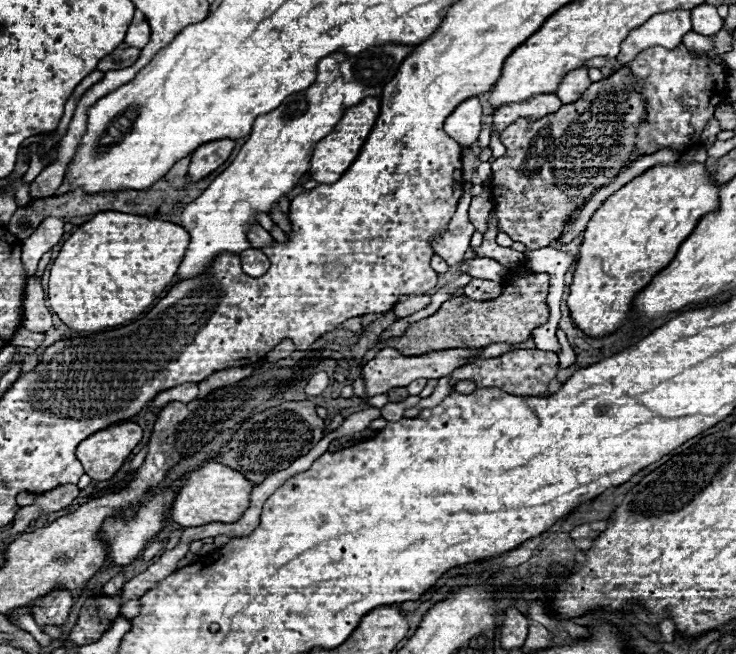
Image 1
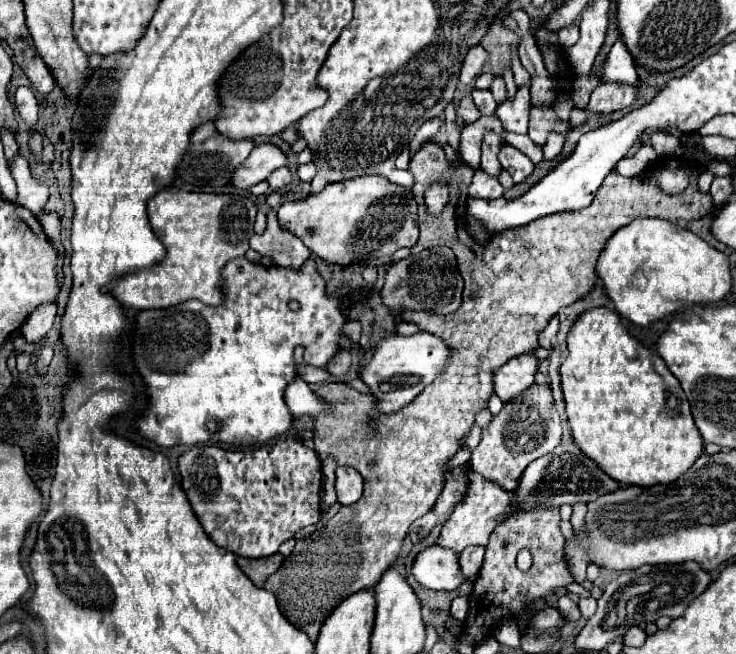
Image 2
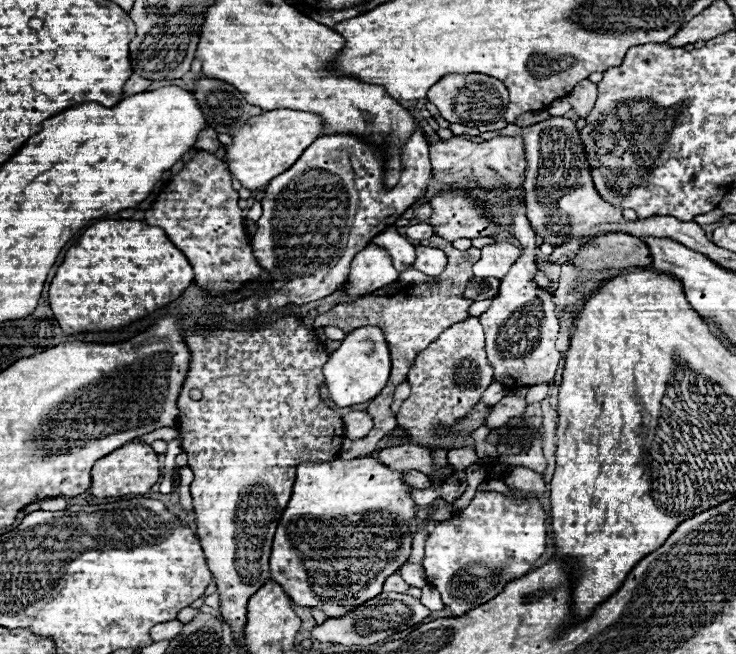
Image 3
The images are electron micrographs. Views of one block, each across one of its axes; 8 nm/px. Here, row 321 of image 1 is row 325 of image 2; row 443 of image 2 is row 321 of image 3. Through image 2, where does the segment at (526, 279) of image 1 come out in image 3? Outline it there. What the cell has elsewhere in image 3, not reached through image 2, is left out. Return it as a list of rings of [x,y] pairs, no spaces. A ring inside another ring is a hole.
[[[432,236],[428,240],[422,240],[420,244],[426,246],[438,246],[440,250],[446,252],[448,256],[448,266],[446,270],[438,276],[438,282],[434,284],[420,284],[418,288],[412,288],[410,292],[402,292],[398,296],[386,298],[386,296],[362,296],[350,304],[336,304],[330,312],[318,316],[314,320],[314,328],[324,328],[324,326],[338,326],[340,330],[344,330],[346,334],[354,328],[360,326],[380,326],[384,330],[384,336],[388,340],[390,346],[390,356],[392,356],[392,374],[390,380],[386,384],[386,388],[382,390],[382,394],[378,394],[378,398],[374,398],[370,402],[370,406],[366,408],[366,412],[372,416],[374,420],[374,428],[368,432],[366,438],[356,440],[352,444],[352,448],[342,454],[342,458],[350,460],[350,458],[362,458],[368,456],[370,452],[374,452],[376,444],[382,440],[382,436],[386,436],[392,428],[396,428],[396,418],[390,412],[390,404],[392,404],[392,396],[398,384],[402,384],[406,380],[408,368],[414,362],[416,354],[422,352],[430,342],[434,342],[446,328],[466,320],[468,308],[472,306],[472,300],[466,300],[462,296],[466,284],[470,282],[472,274],[472,266],[478,262],[480,258],[480,250],[478,248],[470,248],[470,250],[456,250],[450,242],[446,242],[440,236]]]

